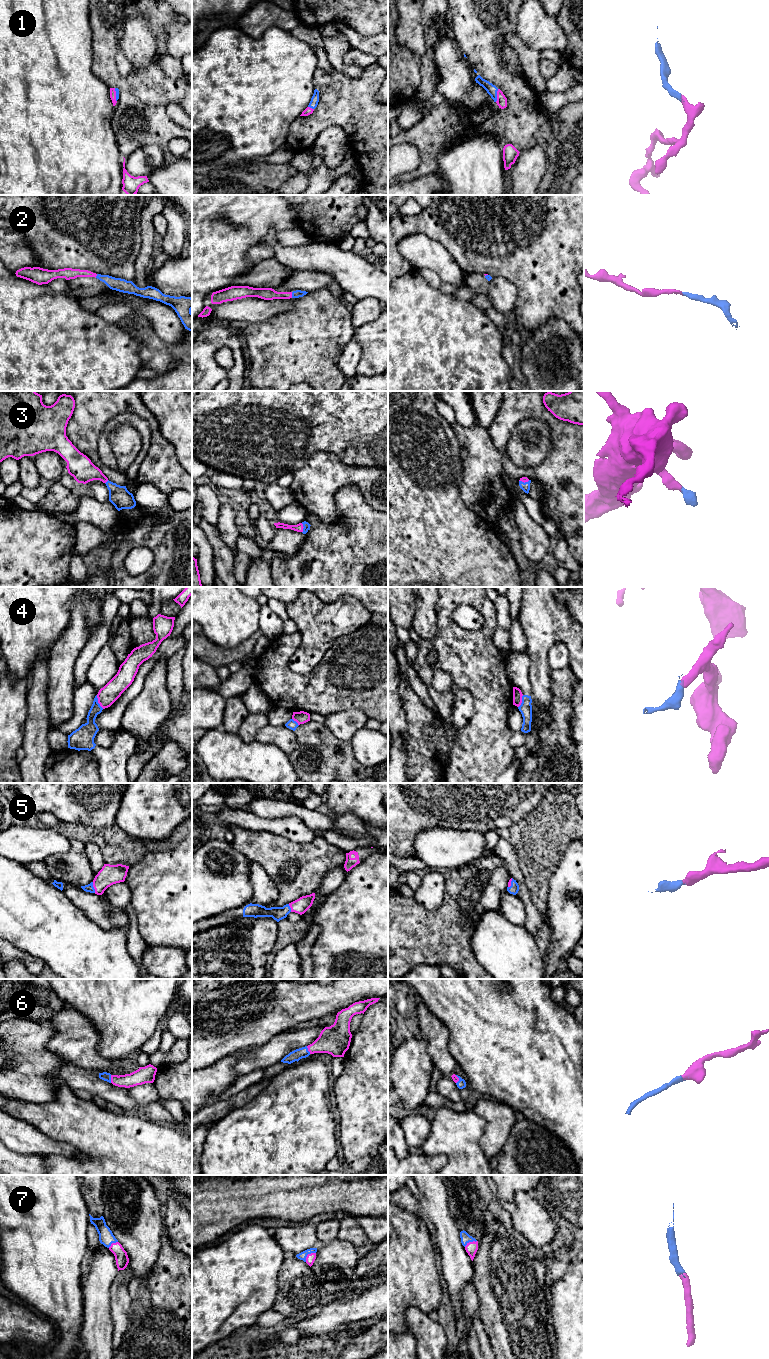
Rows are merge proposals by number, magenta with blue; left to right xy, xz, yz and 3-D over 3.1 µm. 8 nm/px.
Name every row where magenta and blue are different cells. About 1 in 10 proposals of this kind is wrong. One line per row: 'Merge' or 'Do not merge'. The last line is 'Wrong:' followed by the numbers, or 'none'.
1: Merge
2: Merge
3: Merge
4: Do not merge
5: Merge
6: Merge
7: Merge
Wrong: 4

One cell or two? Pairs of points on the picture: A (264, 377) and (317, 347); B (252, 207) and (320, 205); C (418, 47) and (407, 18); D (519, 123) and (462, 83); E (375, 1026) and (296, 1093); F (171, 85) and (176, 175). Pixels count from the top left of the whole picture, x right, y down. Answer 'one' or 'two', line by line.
A: one
B: two
C: one
D: two
E: two
F: two

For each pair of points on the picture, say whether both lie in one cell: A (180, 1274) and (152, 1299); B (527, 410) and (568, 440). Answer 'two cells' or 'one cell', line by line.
A: one cell
B: one cell

